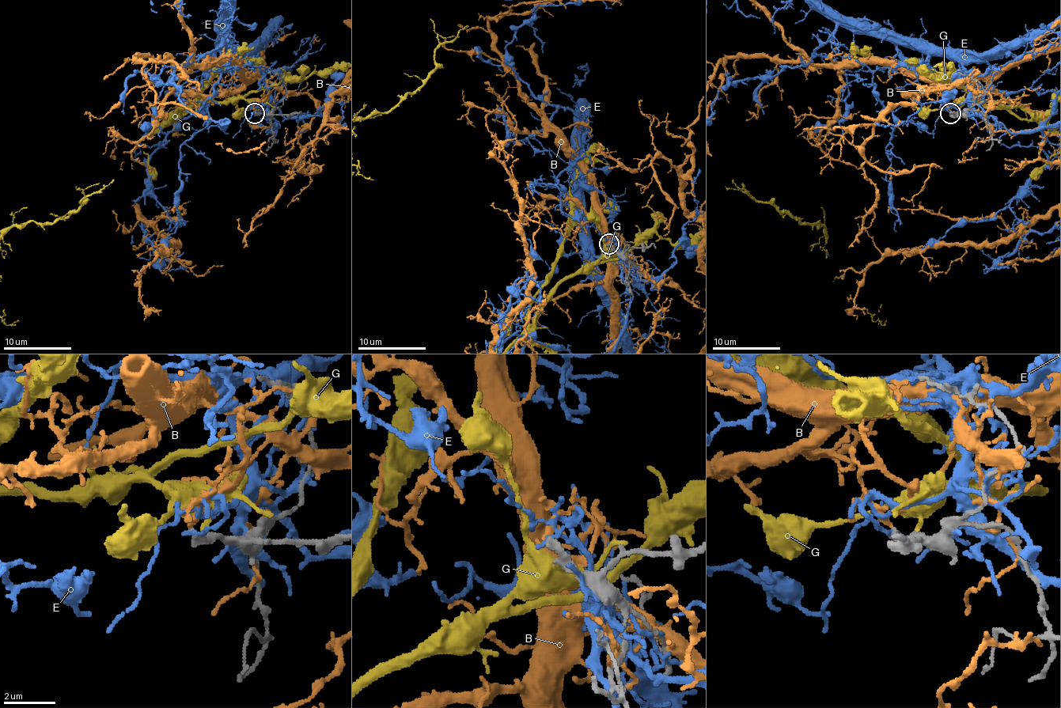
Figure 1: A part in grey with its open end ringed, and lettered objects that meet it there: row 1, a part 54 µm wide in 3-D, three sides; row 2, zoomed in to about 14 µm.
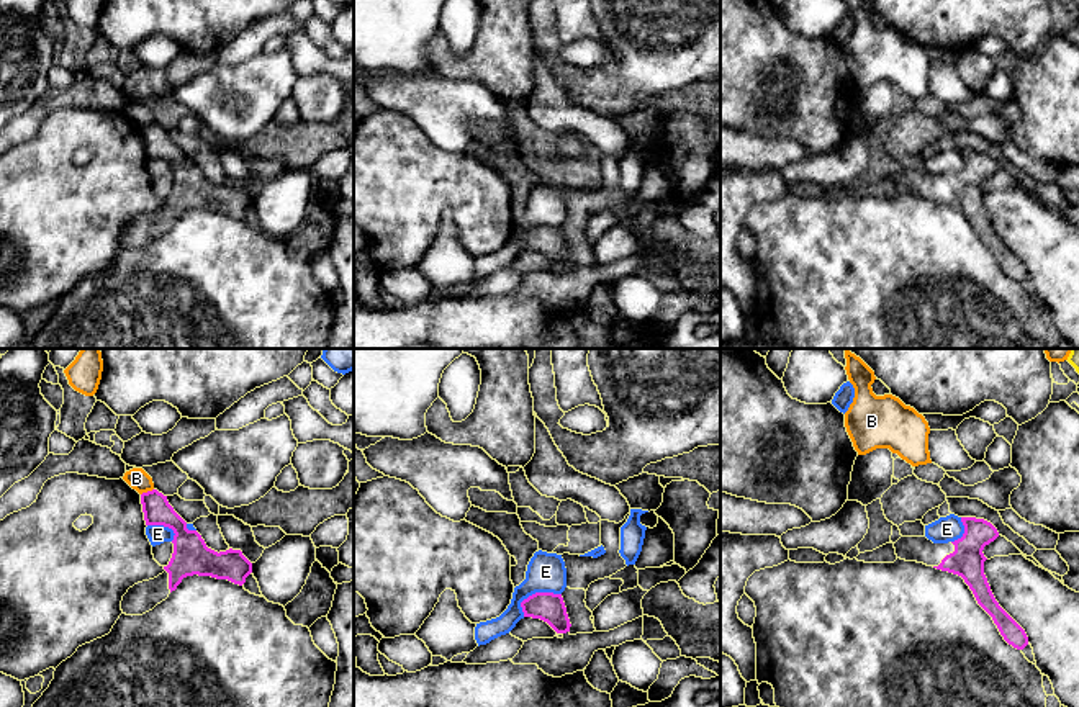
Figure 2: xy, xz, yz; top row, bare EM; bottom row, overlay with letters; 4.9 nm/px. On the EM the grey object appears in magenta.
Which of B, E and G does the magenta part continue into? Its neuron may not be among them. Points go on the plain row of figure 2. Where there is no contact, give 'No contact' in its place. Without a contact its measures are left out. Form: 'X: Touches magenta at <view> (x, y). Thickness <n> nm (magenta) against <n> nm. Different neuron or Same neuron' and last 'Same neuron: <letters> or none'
B: Touches magenta at xy (148, 125). Thickness 140 nm (magenta) against 100 nm. Different neuron
E: Touches magenta at xz (536, 226). Thickness 140 nm (magenta) against 190 nm. Different neuron
G: No contact. Different neuron
Same neuron: none

